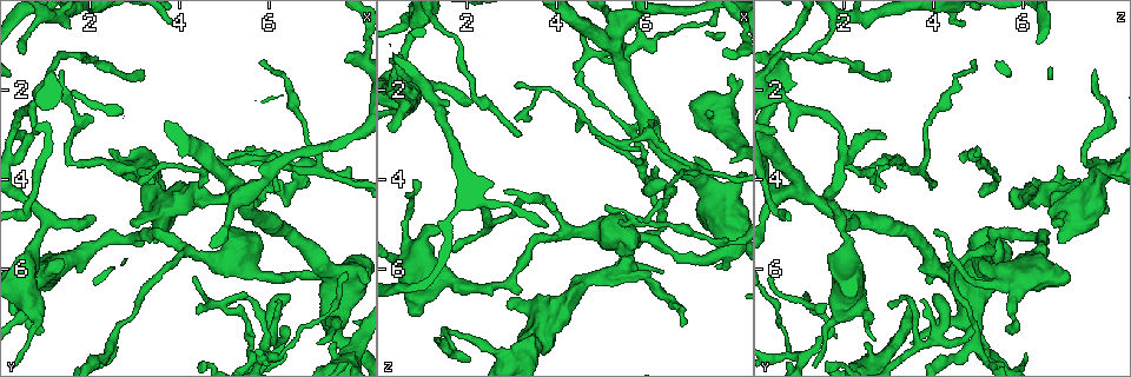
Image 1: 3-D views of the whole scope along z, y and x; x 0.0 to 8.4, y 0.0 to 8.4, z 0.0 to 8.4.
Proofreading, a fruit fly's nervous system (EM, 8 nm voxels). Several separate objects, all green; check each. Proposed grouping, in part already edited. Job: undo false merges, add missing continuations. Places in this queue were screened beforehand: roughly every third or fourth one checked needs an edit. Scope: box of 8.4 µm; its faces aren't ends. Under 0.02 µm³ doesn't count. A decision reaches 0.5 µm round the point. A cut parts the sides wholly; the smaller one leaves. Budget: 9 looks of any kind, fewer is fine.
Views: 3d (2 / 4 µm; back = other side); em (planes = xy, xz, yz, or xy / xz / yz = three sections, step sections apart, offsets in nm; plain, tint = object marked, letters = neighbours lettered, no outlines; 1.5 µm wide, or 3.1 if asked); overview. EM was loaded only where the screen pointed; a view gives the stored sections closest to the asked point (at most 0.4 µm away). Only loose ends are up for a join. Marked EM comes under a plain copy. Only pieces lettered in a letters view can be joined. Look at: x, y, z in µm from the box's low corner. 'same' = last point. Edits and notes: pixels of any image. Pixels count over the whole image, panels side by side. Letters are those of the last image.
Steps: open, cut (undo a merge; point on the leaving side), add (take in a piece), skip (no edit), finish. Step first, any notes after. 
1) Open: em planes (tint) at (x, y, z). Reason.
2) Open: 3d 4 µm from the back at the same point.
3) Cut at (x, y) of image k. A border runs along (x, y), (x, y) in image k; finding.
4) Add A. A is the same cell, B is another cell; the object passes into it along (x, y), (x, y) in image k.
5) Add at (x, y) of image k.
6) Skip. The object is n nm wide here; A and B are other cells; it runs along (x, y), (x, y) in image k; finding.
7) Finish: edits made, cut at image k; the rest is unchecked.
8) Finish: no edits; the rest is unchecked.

Open: 3d 4 µm at (5.15, 3.55, 4.65). Free end.

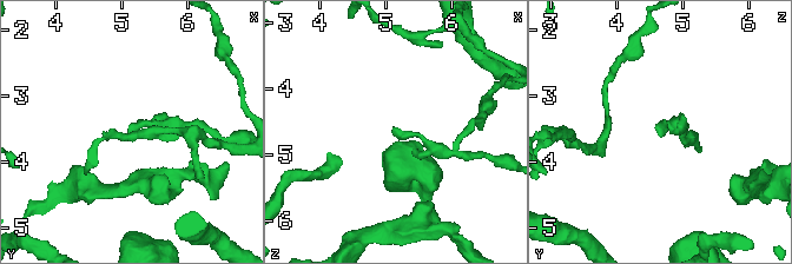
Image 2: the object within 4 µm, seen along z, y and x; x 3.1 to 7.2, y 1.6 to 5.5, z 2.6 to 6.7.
Open: em planes (tint) at (5.15, 3.60, 4.60). Now the EM.

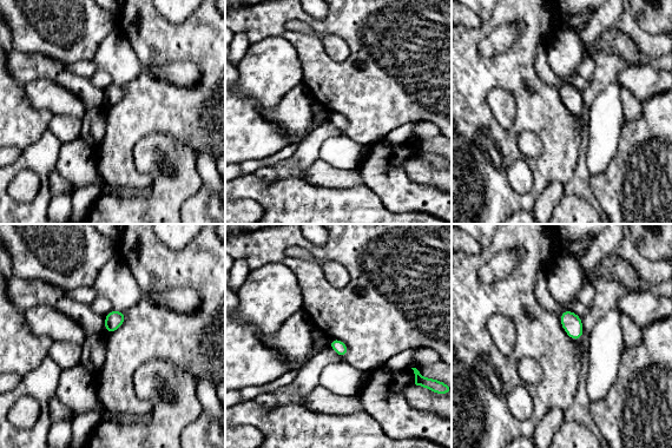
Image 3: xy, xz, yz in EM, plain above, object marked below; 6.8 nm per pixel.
Open: em planes (letters) at the same point. What lies round it.

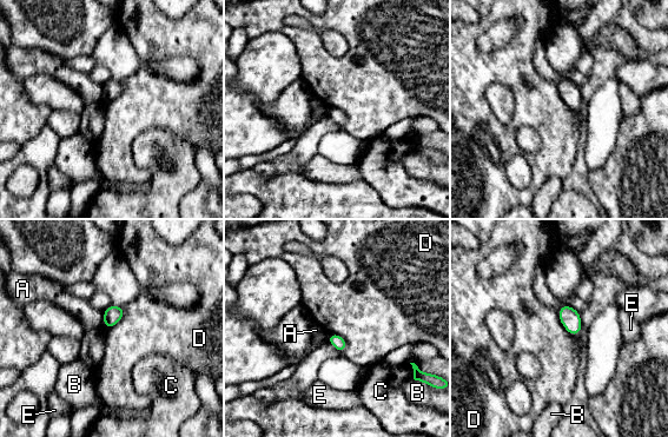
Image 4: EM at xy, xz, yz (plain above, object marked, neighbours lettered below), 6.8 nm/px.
Skip. A, B, C, D and E are other cells; a border runs along (123, 306), (123, 317), (103, 328) in image 4; none of them fits.

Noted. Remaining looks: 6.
Open: 3d 4 µm at (3.15, 4.15, 1.95). Thin end.

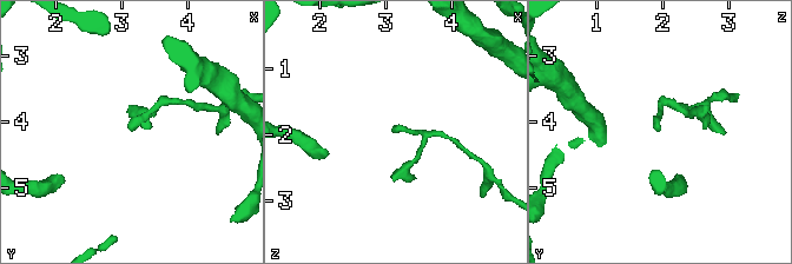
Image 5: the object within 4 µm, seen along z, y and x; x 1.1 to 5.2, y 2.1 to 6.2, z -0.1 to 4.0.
Open: em planes (letters) at (3.10, 4.10, 1.95).

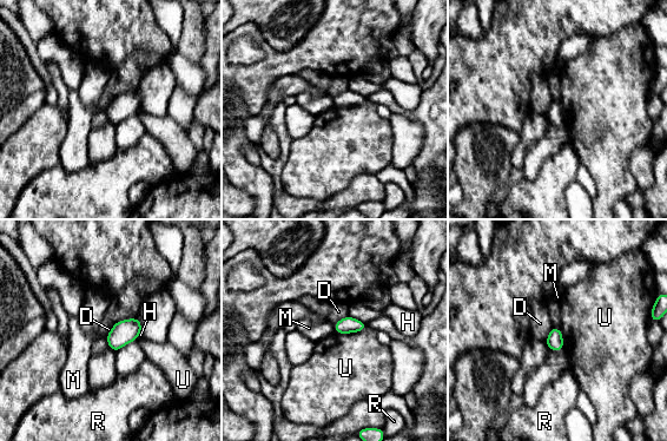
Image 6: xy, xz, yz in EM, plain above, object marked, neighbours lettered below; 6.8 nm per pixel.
Skip. The object is 120 nm wide here; D, H, M, R and U are other cells; none of them fits.

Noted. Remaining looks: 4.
Open: em yz step 8 (tint) at (0.55, 3.20, 2.30). Sharp bend.

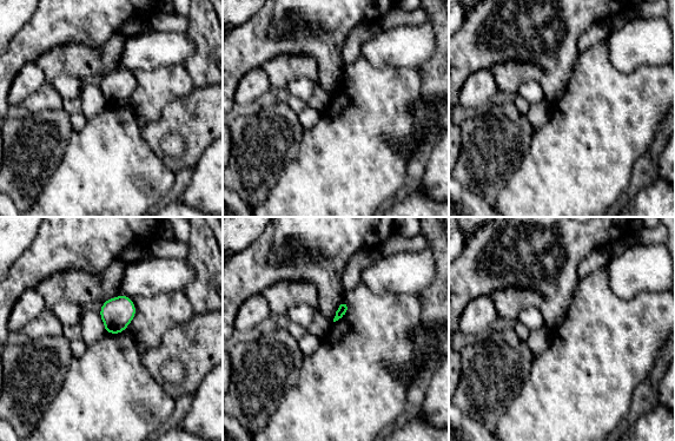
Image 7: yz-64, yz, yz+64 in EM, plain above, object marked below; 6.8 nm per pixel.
Open: em planes (letters) at the same point. Another direction.

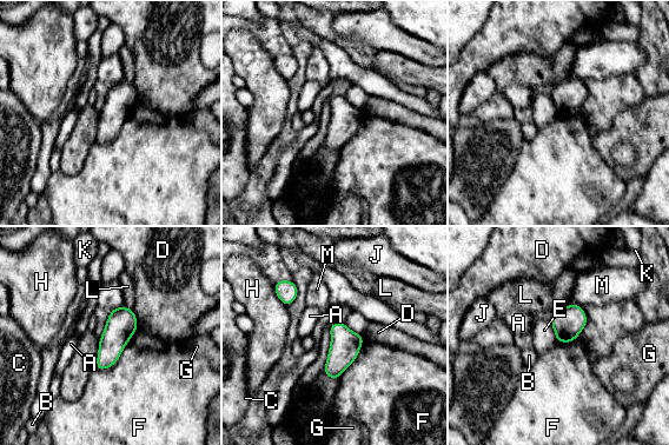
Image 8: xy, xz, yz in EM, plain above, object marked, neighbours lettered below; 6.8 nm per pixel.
Skip. A, B, C, D, E, F, G, H, J, K, L and M are other cells; a border runs along (549, 321), (556, 340) in image 8; one neuron here.

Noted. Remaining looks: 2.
Open: em xy step 4 (tint) at (1.55, 3.50, 7.35). Abrupt turn.

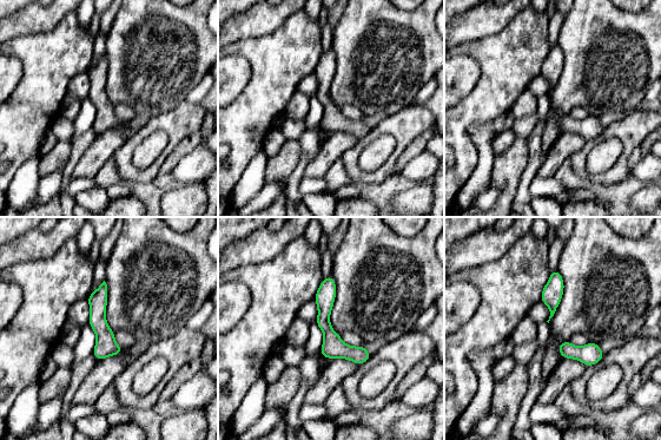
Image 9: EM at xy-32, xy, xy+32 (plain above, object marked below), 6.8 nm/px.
Open: em planes (letters) at the same point. Another direction.

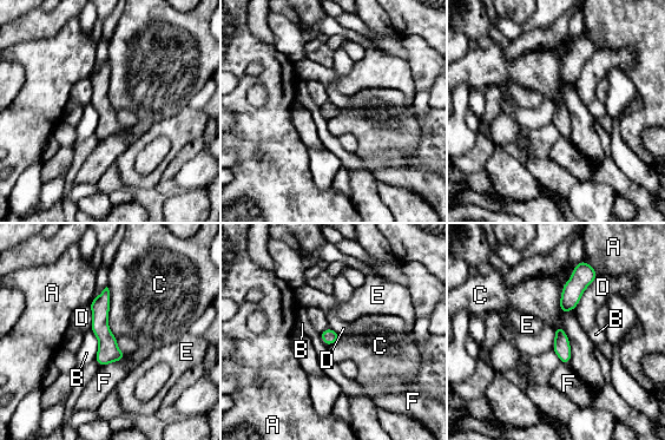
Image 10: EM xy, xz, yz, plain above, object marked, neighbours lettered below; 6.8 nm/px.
Skip. A, B, C, D, E and F are other cells; a border runs along (598, 276), (585, 289), (574, 308) in image 10; all the same neuron.

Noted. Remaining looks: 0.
Finish: no edits; the rest is unchecked.

